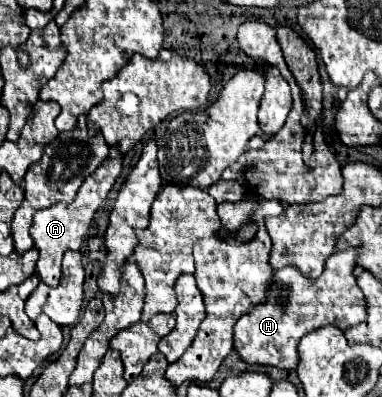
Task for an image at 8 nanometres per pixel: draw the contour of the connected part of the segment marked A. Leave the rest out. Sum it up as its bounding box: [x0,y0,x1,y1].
[30,147,122,287]

